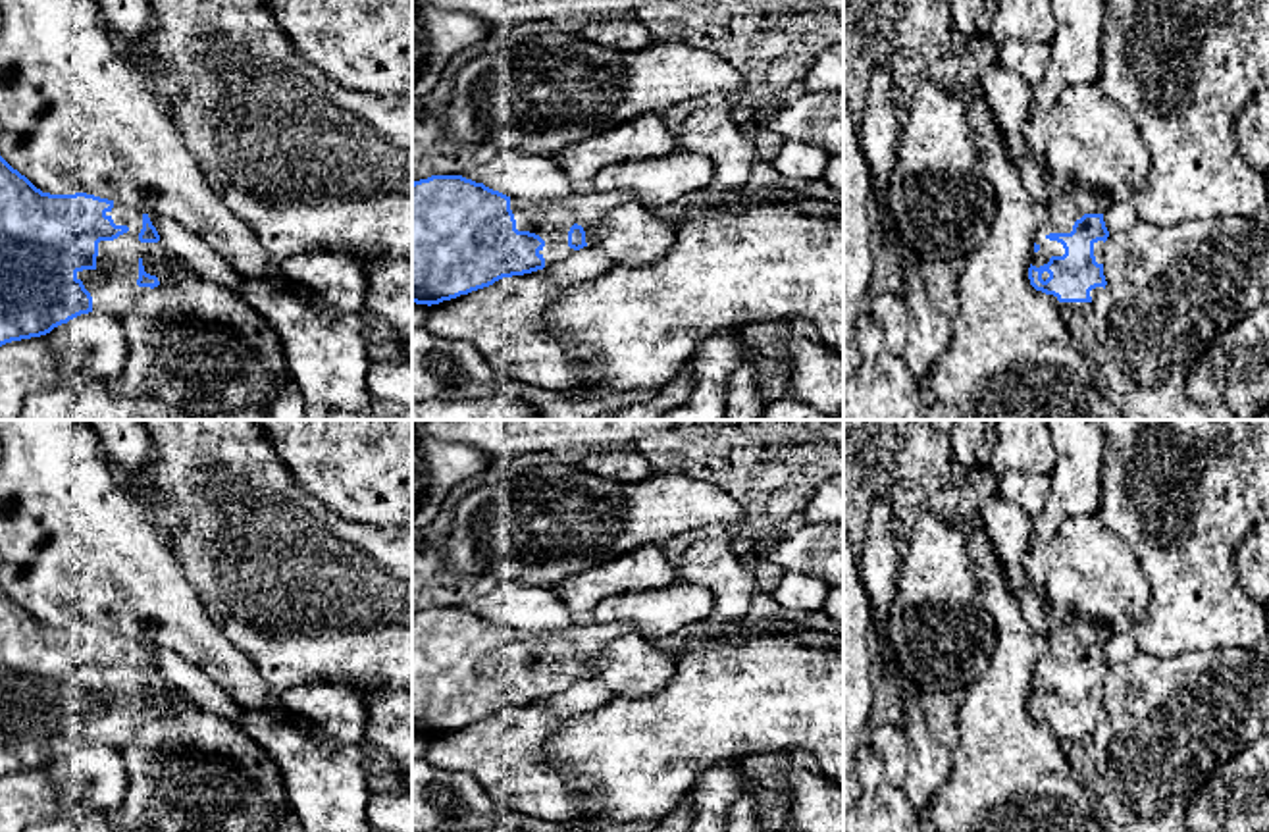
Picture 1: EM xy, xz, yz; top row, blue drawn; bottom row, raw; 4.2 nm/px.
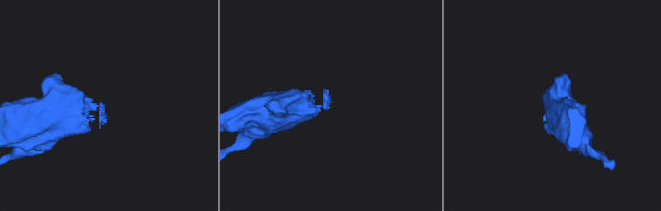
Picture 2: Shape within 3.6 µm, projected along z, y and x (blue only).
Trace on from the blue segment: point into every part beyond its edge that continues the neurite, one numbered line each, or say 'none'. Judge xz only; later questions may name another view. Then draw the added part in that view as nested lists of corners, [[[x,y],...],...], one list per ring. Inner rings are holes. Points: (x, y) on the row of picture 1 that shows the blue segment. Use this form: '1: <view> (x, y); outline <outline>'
1: xz (551, 220); outline [[[576,187],[568,196],[557,200],[526,200],[510,196],[510,210],[518,231],[530,231],[545,241],[539,254],[545,268],[568,258],[568,231],[574,223],[585,231],[585,243],[605,233],[607,214],[624,202],[639,198],[634,193],[605,193],[593,187]]]

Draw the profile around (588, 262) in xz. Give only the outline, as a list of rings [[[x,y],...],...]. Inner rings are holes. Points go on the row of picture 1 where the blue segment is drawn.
[[[583,247],[558,264],[543,268],[541,275],[553,283],[574,285],[595,279],[610,266],[610,258],[603,250]]]

